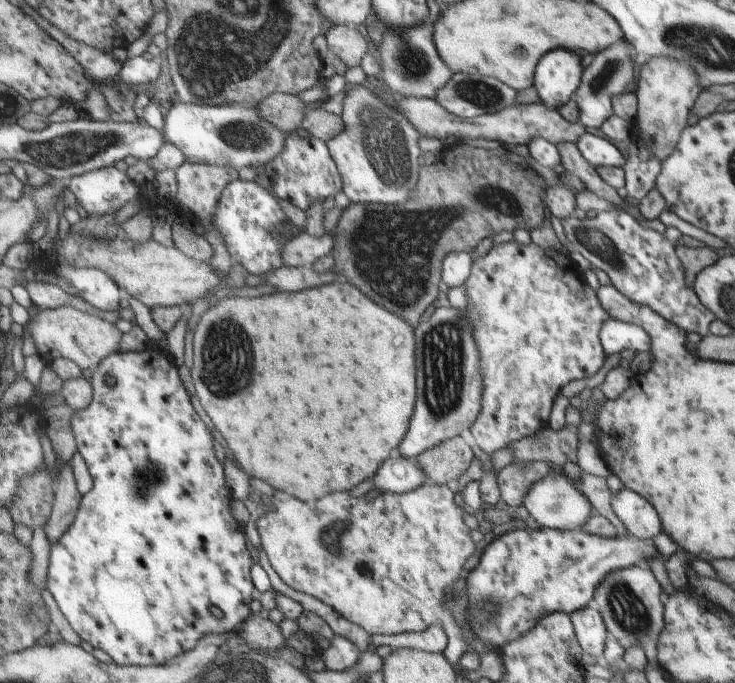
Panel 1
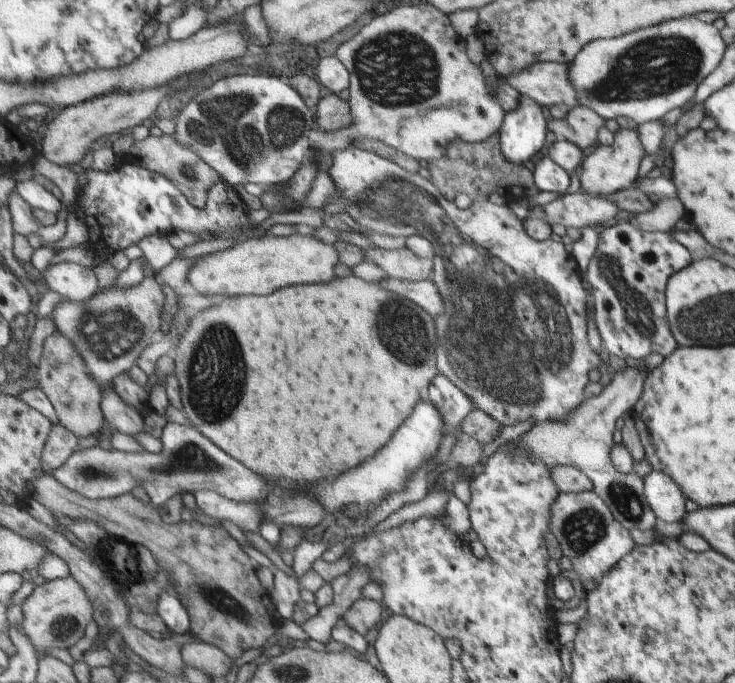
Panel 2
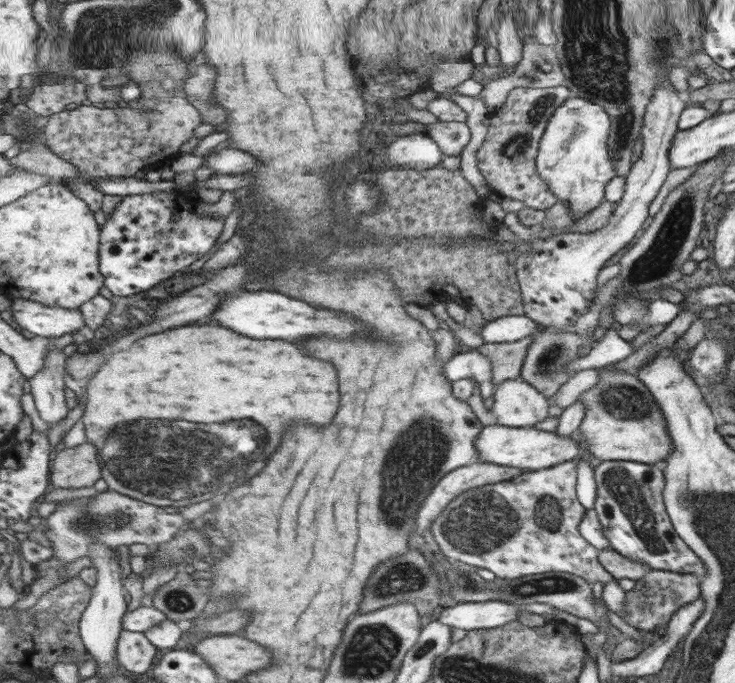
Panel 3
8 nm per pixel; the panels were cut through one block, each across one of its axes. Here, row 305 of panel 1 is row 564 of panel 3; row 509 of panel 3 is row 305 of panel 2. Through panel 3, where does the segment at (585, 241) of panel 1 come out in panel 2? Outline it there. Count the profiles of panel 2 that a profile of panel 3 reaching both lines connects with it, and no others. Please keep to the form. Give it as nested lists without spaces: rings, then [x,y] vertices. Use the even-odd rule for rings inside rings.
[[[626,219],[605,226],[599,234],[597,248],[590,259],[586,278],[594,297],[595,321],[602,344],[608,355],[620,358],[646,359],[661,354],[664,358],[673,354],[679,345],[673,334],[673,325],[666,318],[665,288],[667,280],[694,261],[693,254],[669,233],[642,232]]]

